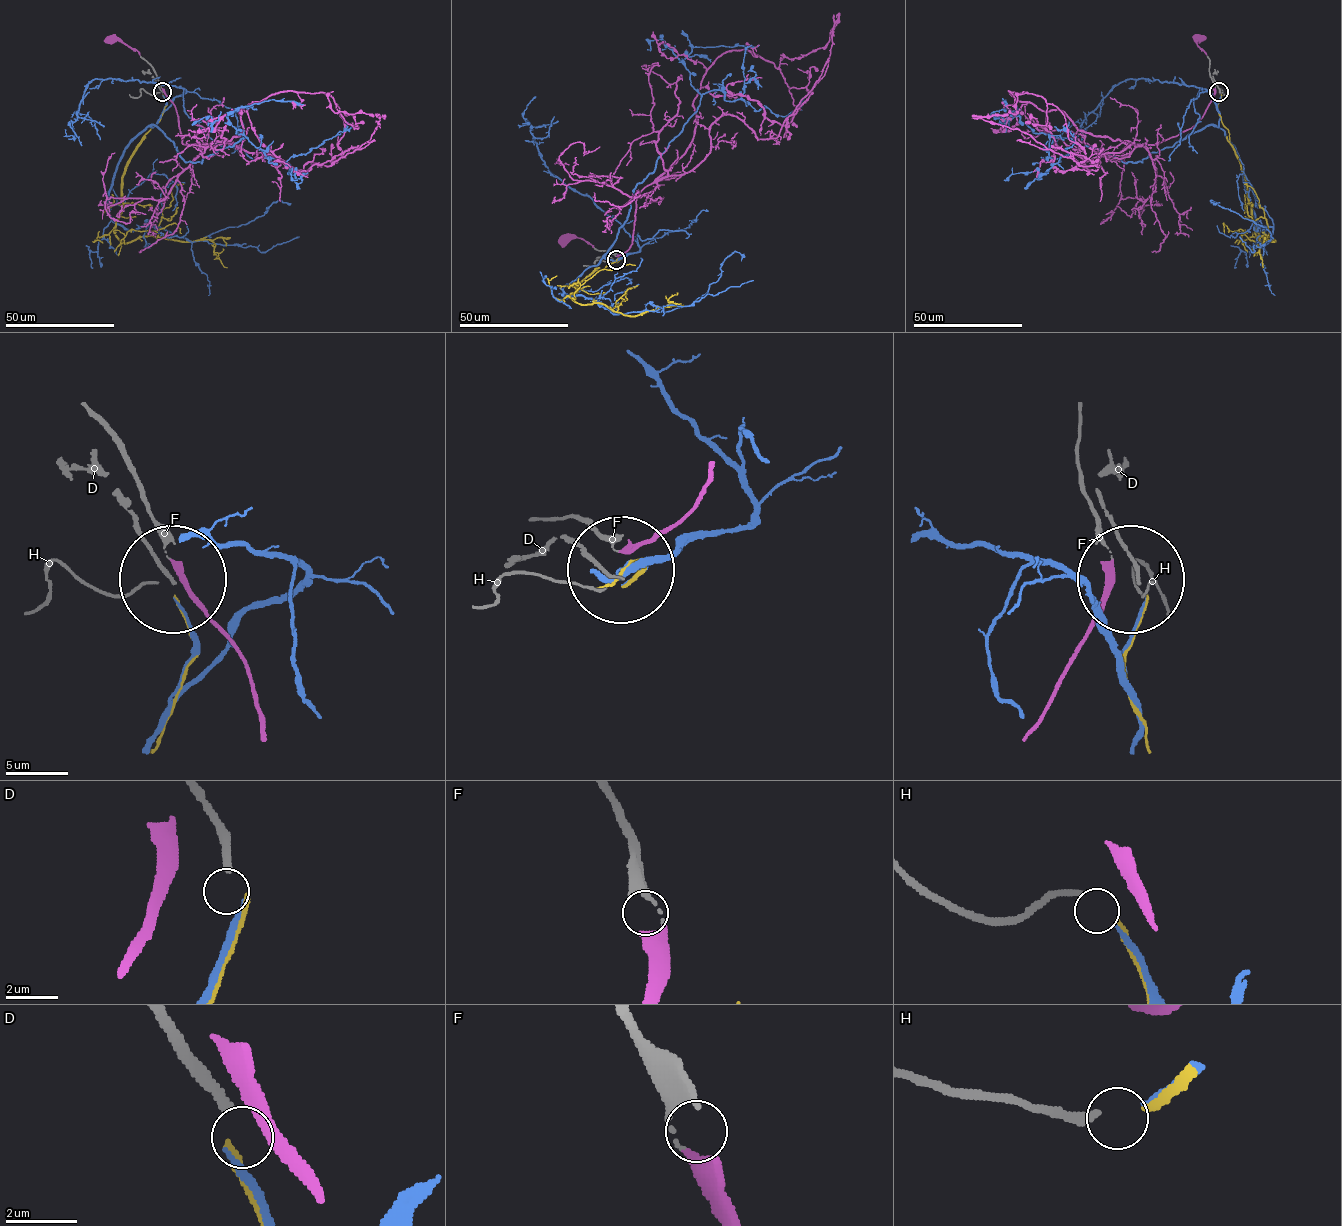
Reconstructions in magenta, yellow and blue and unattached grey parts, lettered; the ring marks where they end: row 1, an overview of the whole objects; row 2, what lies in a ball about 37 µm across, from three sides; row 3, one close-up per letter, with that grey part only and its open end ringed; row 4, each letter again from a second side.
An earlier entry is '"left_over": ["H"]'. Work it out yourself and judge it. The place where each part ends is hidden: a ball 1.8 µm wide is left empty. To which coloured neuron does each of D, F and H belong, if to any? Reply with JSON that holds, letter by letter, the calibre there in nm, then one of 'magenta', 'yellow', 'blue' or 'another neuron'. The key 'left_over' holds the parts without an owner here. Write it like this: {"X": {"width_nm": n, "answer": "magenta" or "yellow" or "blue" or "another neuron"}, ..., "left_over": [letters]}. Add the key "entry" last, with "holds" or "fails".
{"D": {"width_nm": 260, "answer": "another neuron"}, "F": {"width_nm": 130, "answer": "magenta"}, "H": {"width_nm": 240, "answer": "yellow"}, "left_over": ["D"], "entry": "fails"}

